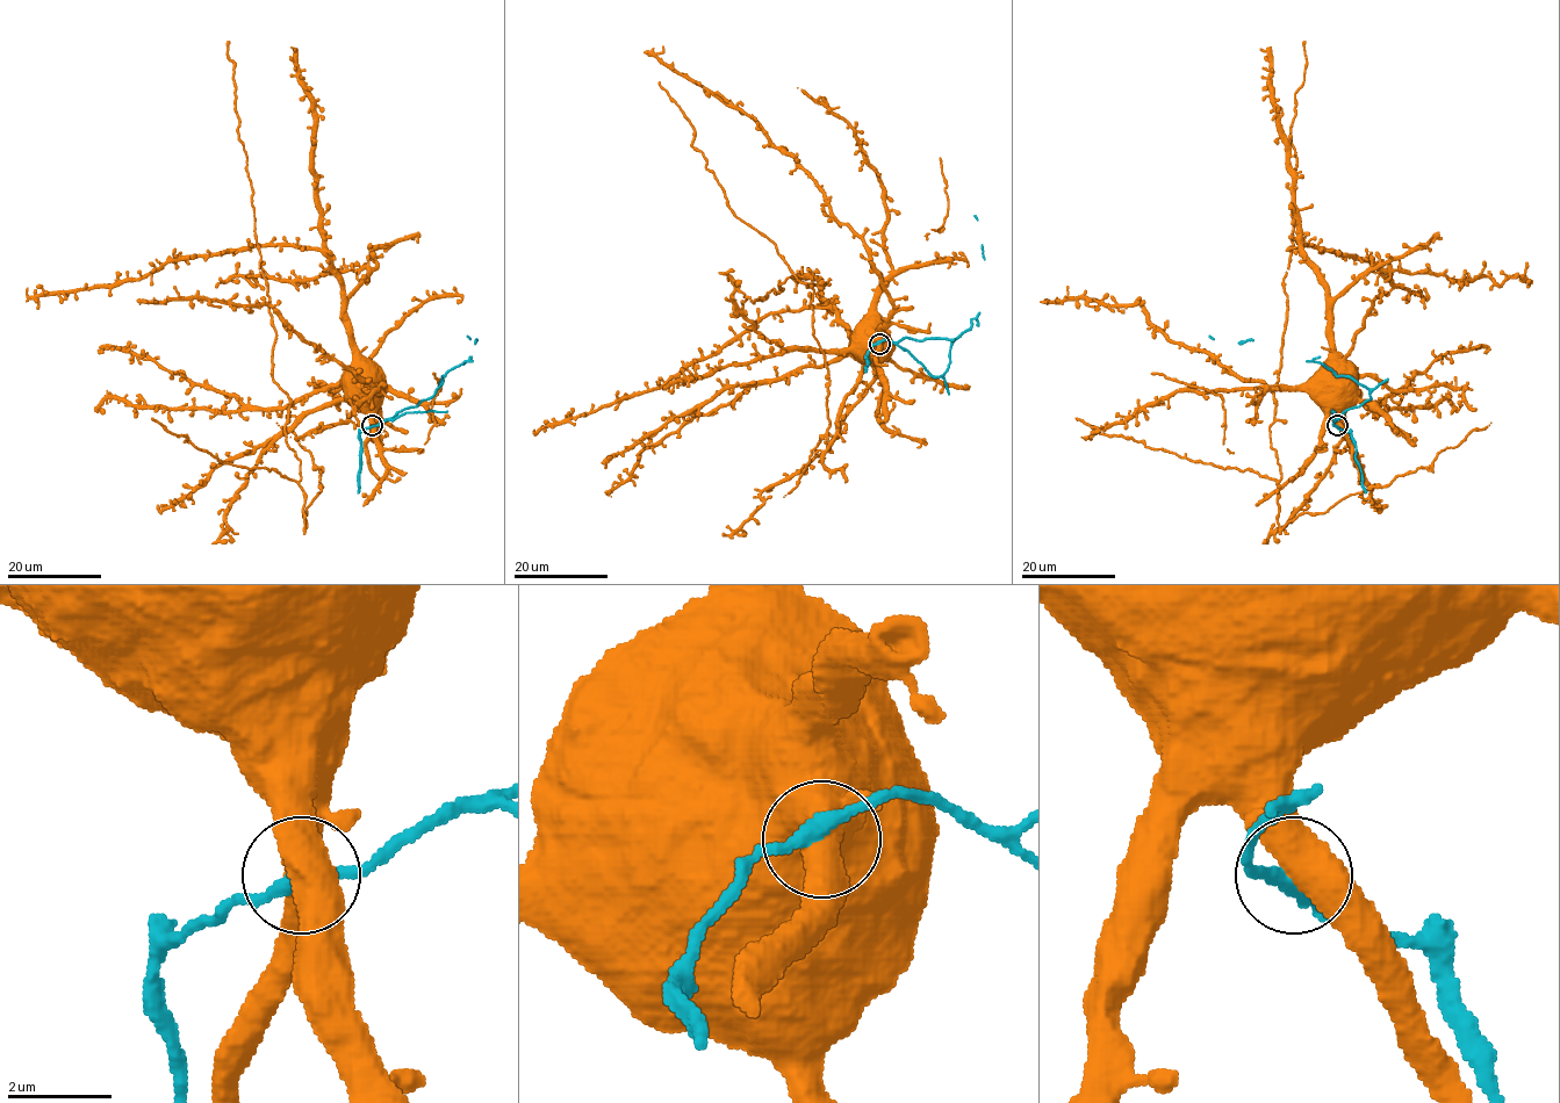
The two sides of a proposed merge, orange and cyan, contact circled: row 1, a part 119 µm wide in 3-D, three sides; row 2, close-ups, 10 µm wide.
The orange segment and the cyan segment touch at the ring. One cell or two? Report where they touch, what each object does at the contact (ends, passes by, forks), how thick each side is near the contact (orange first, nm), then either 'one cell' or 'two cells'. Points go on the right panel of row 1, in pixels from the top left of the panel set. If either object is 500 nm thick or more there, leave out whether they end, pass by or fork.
(1337, 425) | 550/280 nm | two cells

